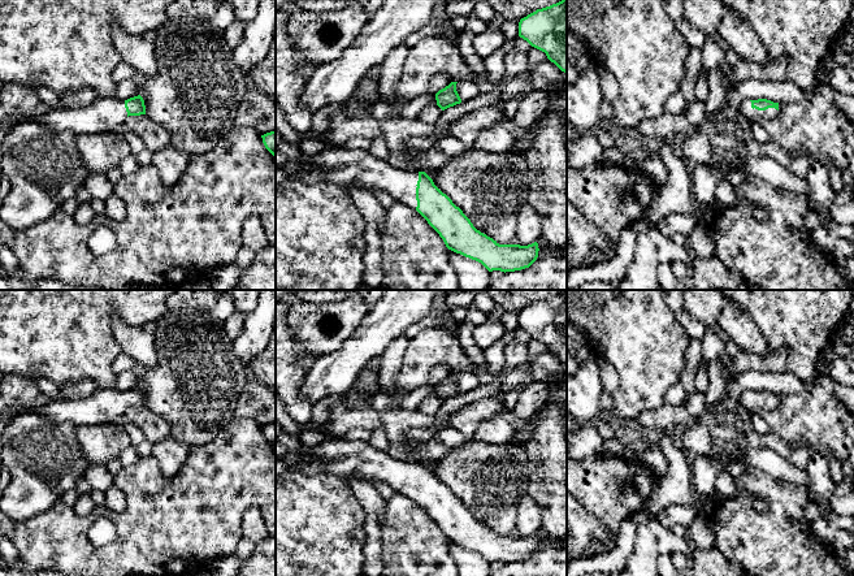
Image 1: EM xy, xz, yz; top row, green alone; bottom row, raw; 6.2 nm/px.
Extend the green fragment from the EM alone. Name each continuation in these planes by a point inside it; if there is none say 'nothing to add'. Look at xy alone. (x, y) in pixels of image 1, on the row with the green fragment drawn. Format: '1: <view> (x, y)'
1: xy (102, 116)

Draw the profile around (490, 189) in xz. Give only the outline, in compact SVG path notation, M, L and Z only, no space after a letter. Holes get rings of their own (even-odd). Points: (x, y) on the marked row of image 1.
M469 148L438 169L433 182L477 230L499 244L516 244L517 217L528 199L523 155Z

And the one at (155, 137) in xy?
M147 114L129 116L125 125L136 134L151 153L172 146L169 130L161 124L152 121Z

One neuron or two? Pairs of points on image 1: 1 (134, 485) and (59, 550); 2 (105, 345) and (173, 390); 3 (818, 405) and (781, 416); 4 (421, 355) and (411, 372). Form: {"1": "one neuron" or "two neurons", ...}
{"1": "one neuron", "2": "two neurons", "3": "one neuron", "4": "one neuron"}

